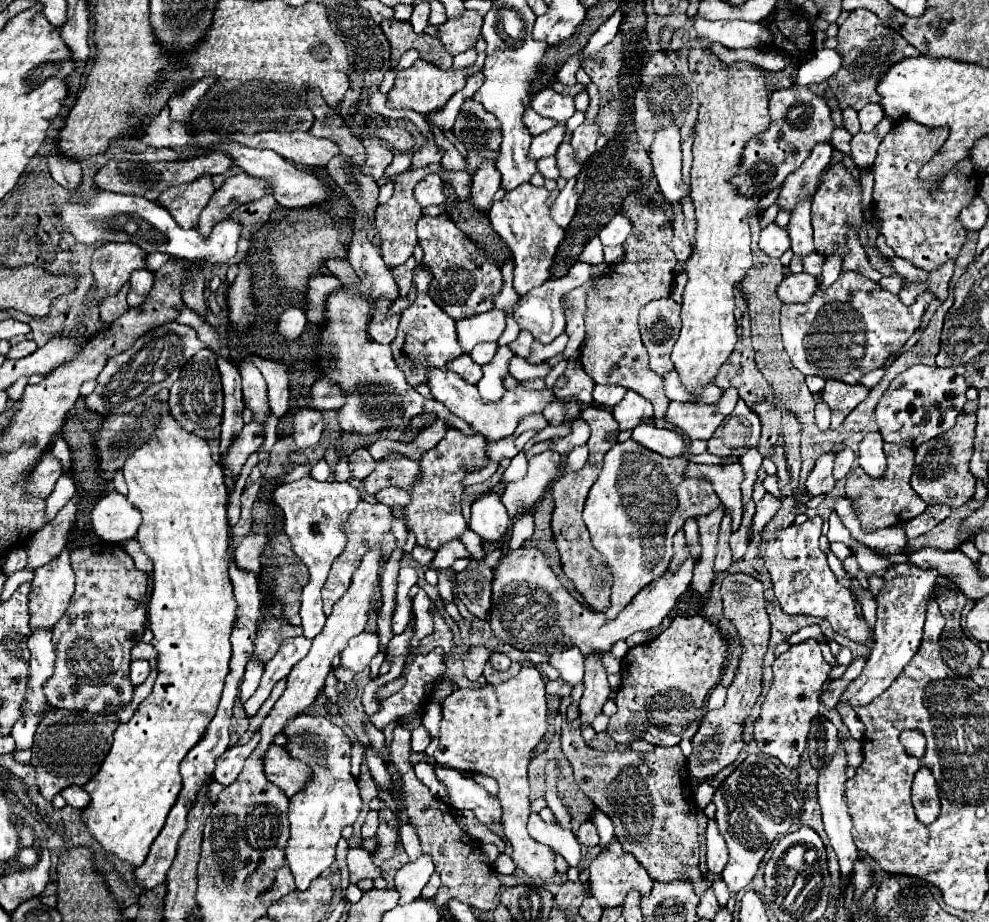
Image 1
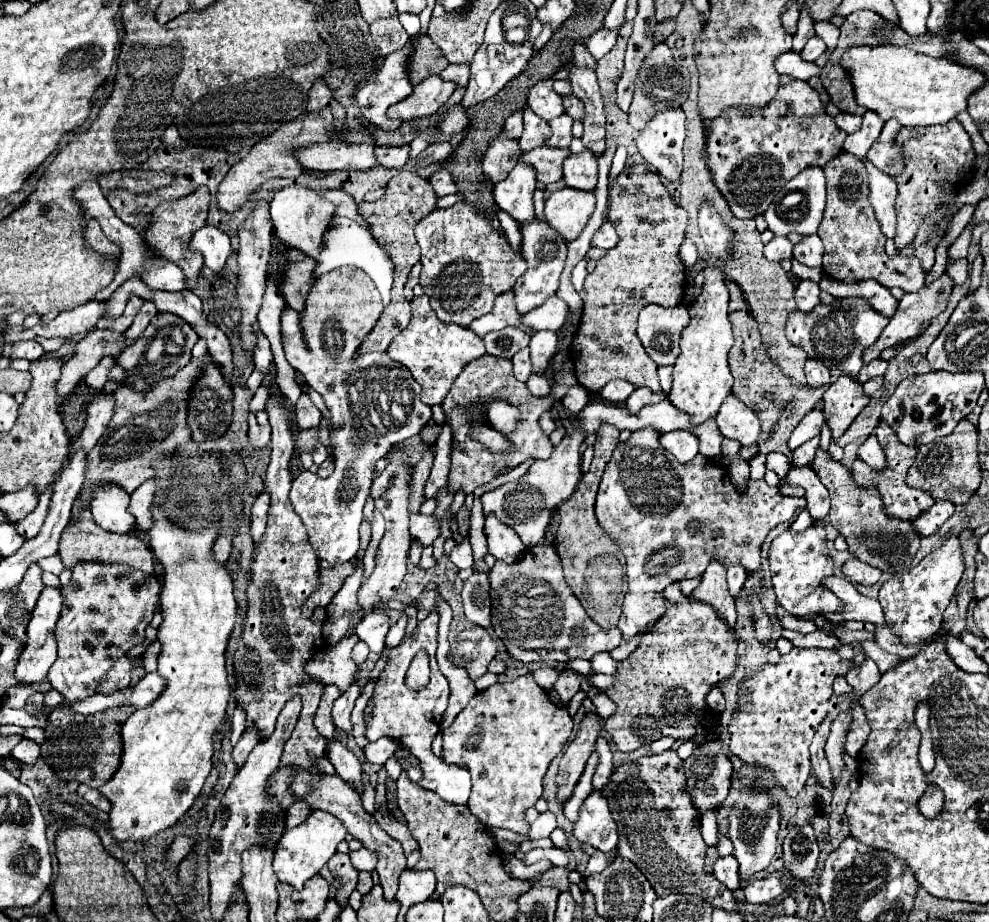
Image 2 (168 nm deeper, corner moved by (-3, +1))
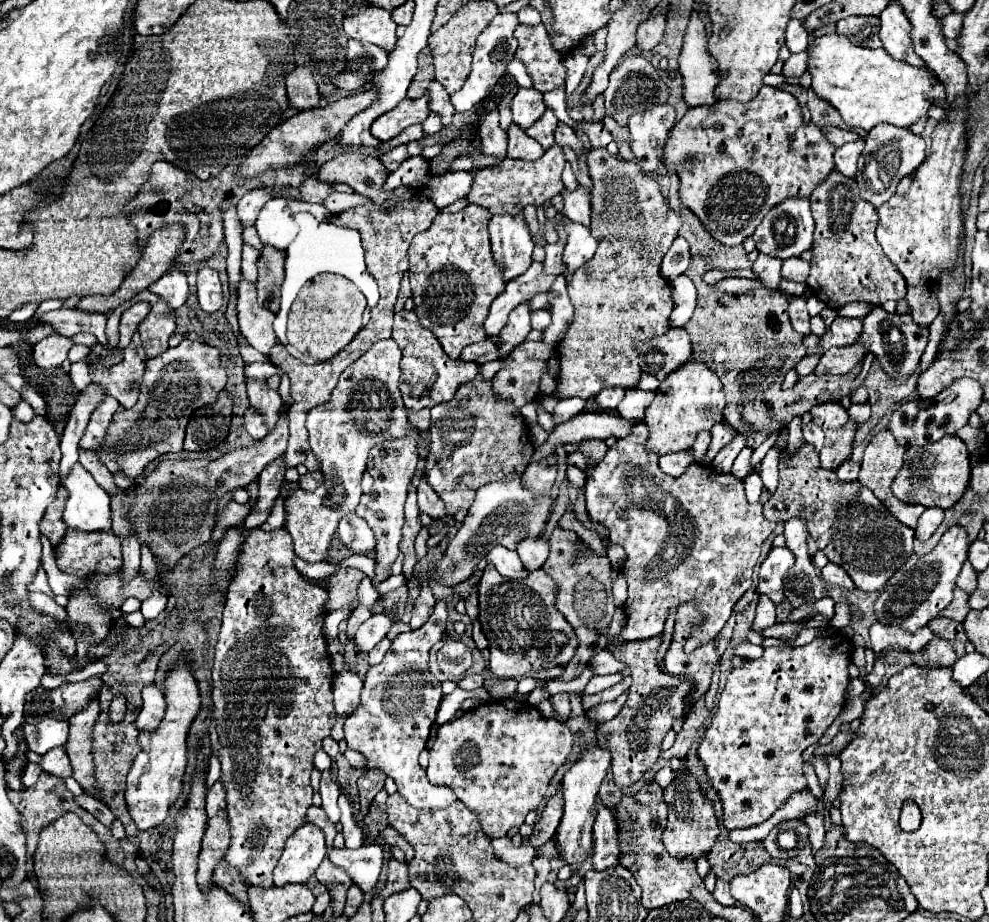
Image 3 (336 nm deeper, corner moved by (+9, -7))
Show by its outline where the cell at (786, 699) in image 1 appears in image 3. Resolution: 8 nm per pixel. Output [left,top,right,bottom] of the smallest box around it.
[698,633,850,829]

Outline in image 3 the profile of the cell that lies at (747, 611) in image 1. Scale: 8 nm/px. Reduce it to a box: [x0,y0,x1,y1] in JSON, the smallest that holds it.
[662,769,718,857]

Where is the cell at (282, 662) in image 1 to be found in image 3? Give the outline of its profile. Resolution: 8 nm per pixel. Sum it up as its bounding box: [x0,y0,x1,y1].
[206,779,226,817]

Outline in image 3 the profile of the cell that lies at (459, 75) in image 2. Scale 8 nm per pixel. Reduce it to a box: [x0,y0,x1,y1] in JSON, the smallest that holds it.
[428,79,454,127]

